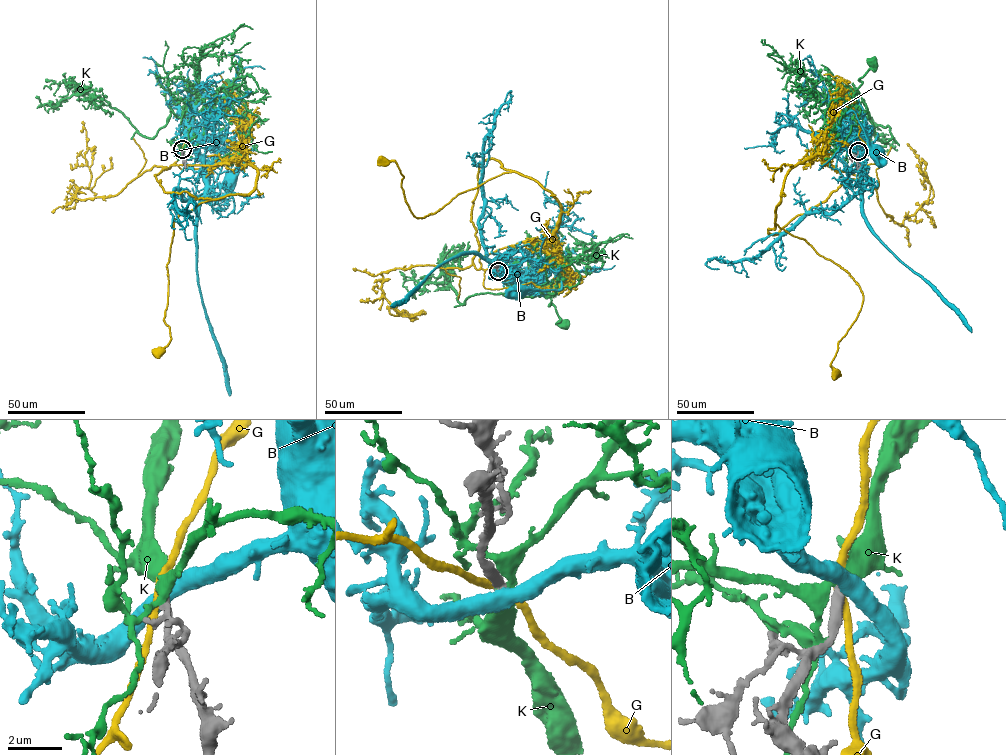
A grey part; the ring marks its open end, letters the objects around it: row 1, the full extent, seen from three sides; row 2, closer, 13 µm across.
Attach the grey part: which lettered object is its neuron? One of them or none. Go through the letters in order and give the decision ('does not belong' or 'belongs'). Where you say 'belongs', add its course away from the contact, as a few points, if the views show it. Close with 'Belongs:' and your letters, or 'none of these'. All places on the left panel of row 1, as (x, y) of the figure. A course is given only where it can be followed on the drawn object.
B: does not belong
G: does not belong
K: belongs; it runs (182, 149), (194, 85), (219, 101), (212, 92), (220, 92), (229, 85)
Belongs: K

